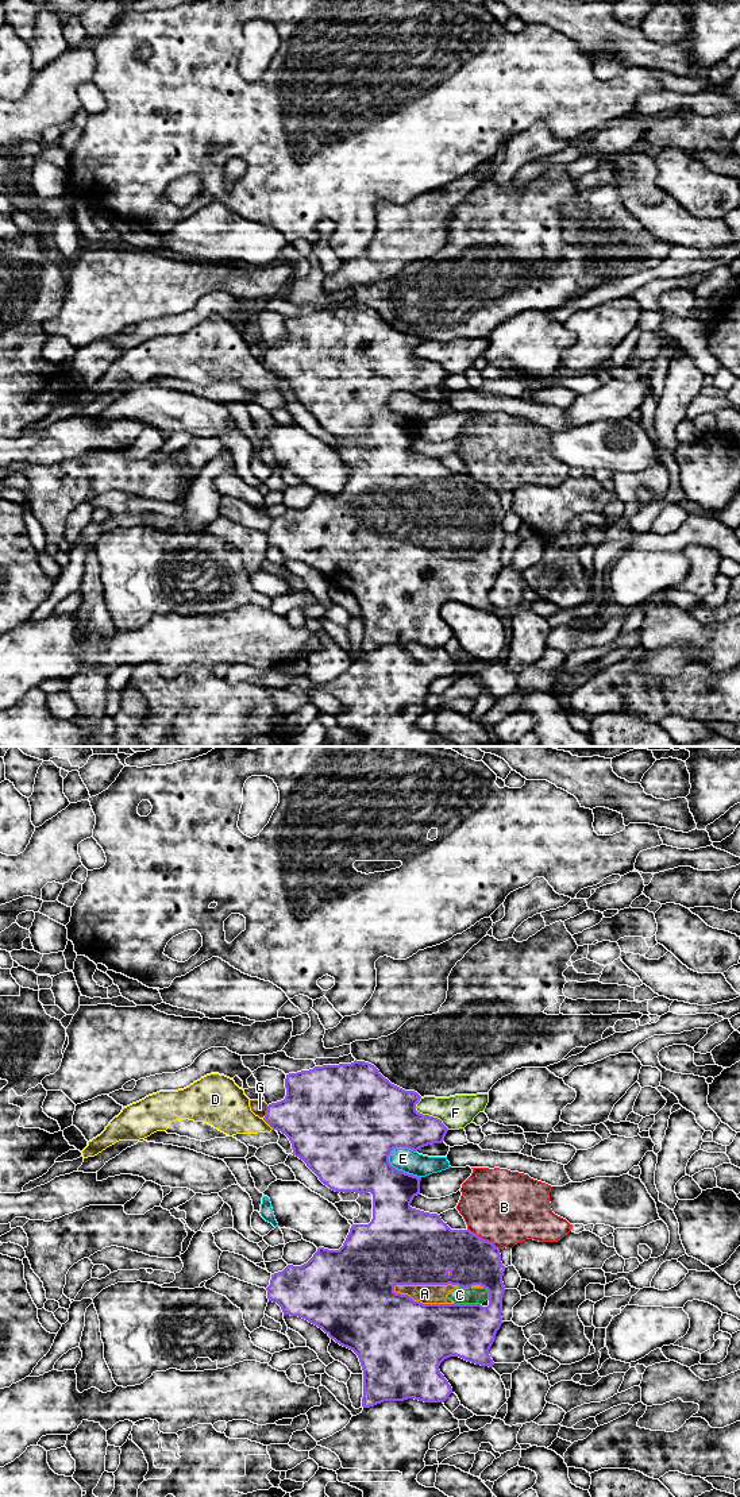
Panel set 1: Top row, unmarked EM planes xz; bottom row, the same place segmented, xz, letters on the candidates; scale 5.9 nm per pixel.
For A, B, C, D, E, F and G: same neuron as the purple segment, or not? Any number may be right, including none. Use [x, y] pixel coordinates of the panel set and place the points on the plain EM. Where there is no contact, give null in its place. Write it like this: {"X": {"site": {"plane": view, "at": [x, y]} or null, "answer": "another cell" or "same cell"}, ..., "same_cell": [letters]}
{"A": {"site": {"plane": "xz", "at": [424, 528]}, "answer": "same cell"}, "B": {"site": {"plane": "xz", "at": [484, 483]}, "answer": "another cell"}, "C": {"site": {"plane": "xz", "at": [467, 548]}, "answer": "same cell"}, "D": {"site": {"plane": "xz", "at": [268, 367]}, "answer": "another cell"}, "E": {"site": {"plane": "xz", "at": [397, 413]}, "answer": "another cell"}, "F": {"site": {"plane": "xz", "at": [427, 359]}, "answer": "another cell"}, "G": {"site": {"plane": "xz", "at": [266, 355]}, "answer": "another cell"}, "same_cell": ["A", "C"]}

